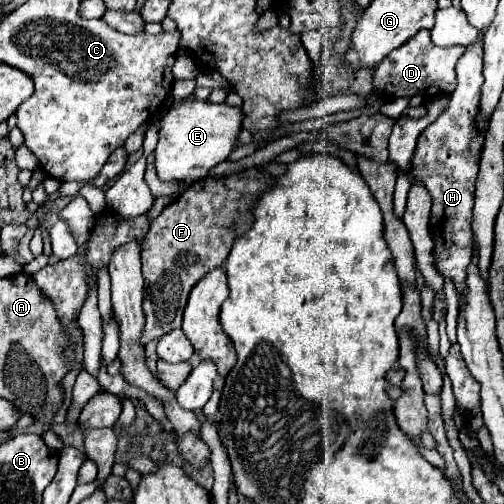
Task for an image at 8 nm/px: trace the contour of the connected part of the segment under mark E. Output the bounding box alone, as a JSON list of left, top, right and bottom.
[154,98,242,180]

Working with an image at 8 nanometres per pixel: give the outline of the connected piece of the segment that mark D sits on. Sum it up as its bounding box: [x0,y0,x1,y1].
[372,30,464,100]

